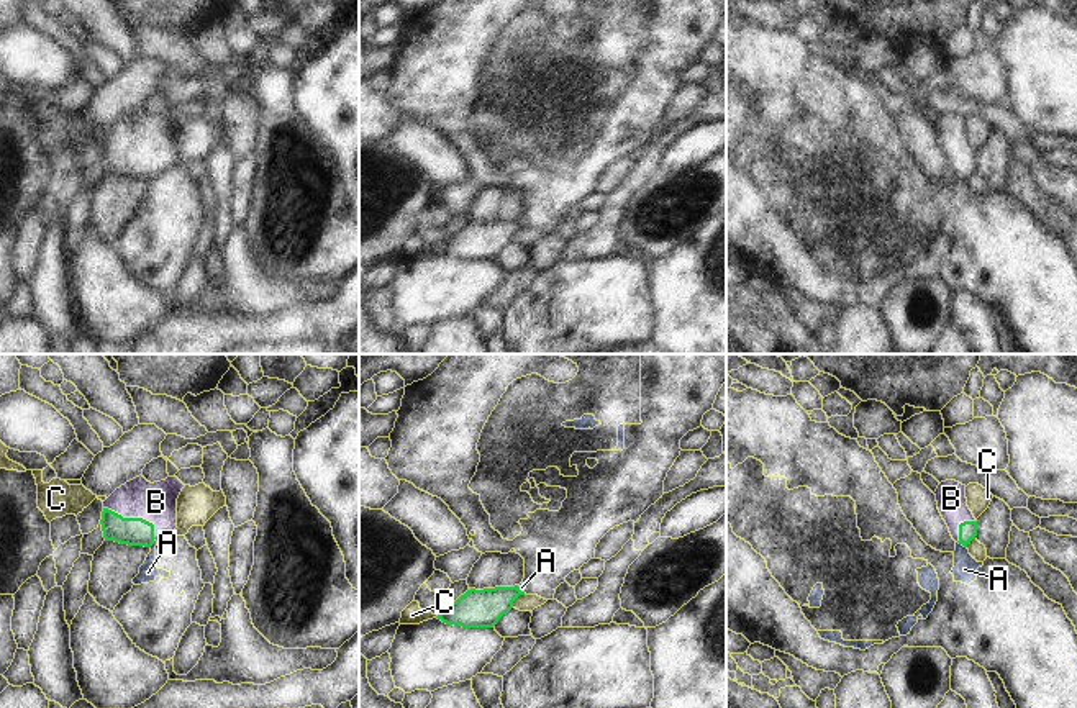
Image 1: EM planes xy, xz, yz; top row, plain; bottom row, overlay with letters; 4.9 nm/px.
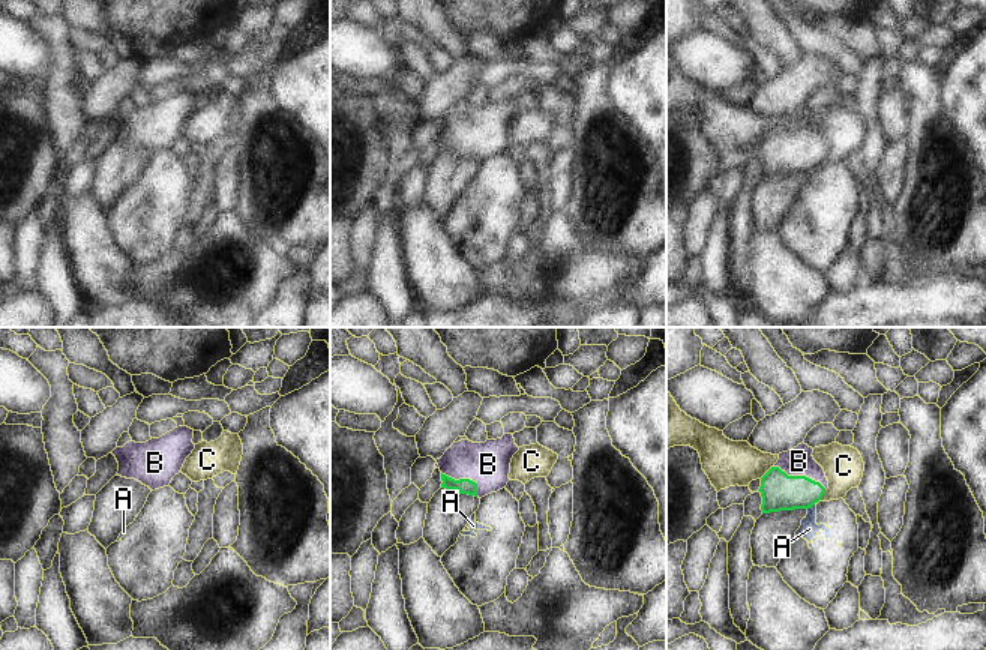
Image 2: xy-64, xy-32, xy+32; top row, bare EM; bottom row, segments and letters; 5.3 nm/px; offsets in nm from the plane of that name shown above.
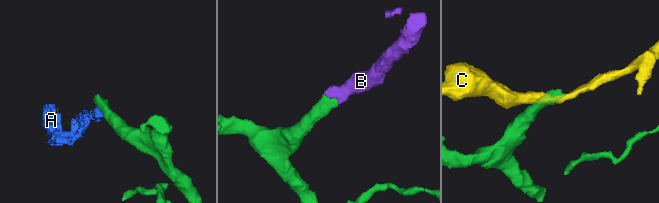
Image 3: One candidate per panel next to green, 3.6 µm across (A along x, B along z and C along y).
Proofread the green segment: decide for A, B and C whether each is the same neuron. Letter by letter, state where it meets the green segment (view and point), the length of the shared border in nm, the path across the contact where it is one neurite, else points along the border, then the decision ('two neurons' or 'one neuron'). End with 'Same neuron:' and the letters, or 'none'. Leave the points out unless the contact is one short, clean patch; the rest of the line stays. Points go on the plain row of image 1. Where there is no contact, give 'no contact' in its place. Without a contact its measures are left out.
A: yz (963, 177) | 60 nm | along yz (958, 174), (966, 181) | two neurons
B: xy (136, 151) | 320 nm | across xy (135, 164), (136, 151), (156, 135) | one neuron
C: xz (517, 230) | 100 nm | two neurons
Same neuron: B

